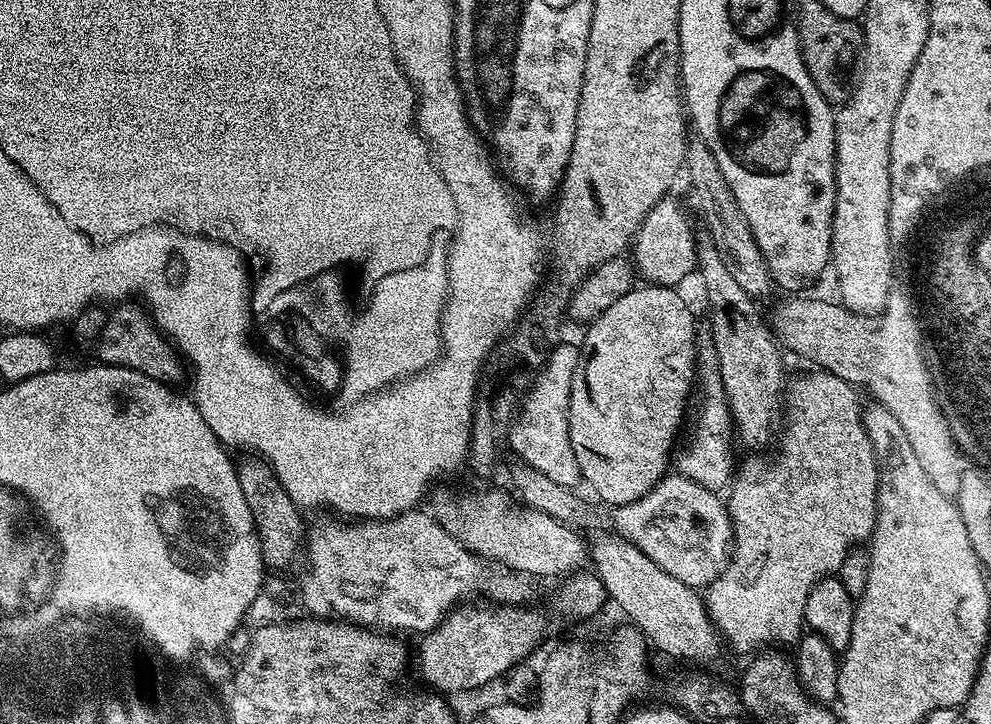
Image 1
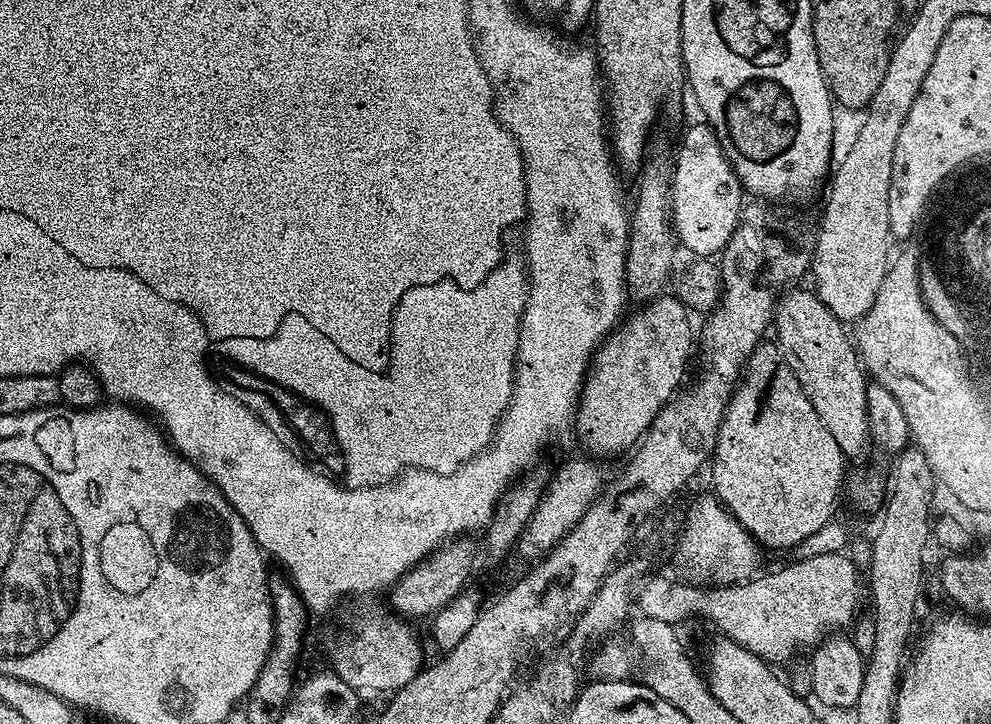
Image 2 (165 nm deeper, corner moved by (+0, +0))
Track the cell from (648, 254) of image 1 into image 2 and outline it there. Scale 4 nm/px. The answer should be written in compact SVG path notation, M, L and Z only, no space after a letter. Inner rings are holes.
M706 122L699 123L685 130L680 149L674 152L670 211L677 241L683 247L685 244L693 257L712 258L723 252L736 232L746 193L712 127Z

